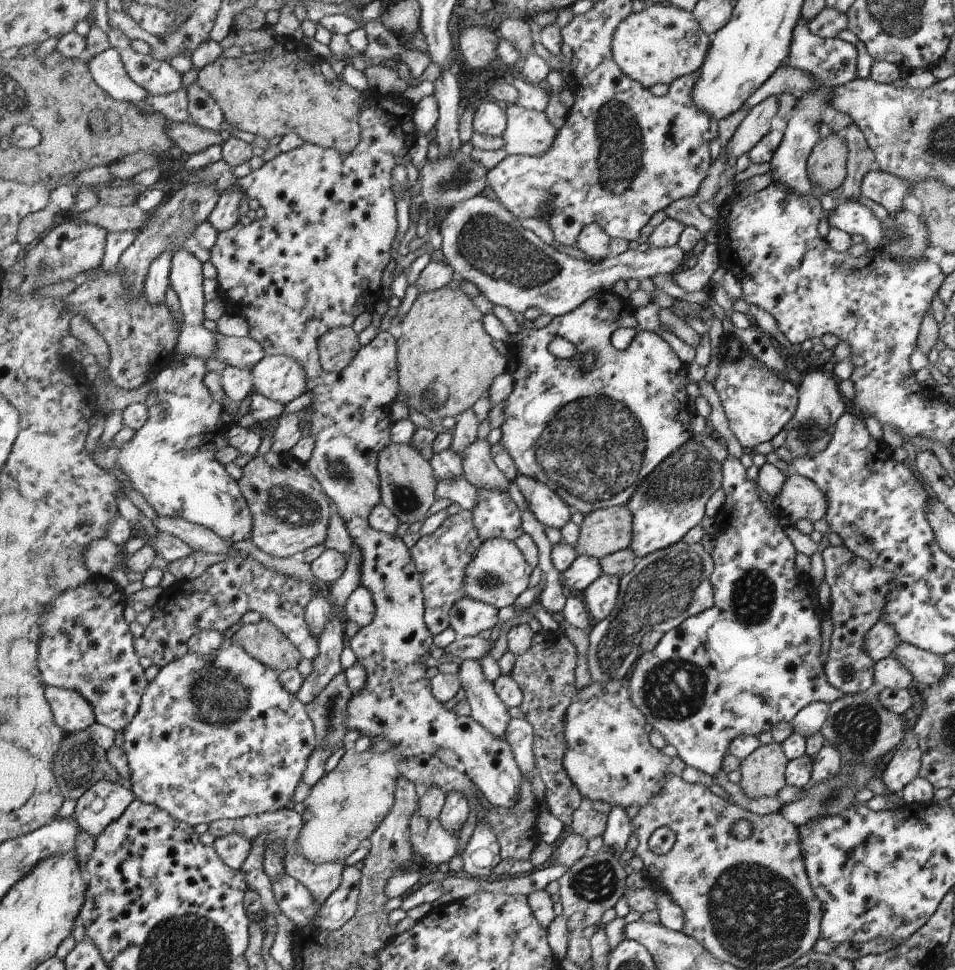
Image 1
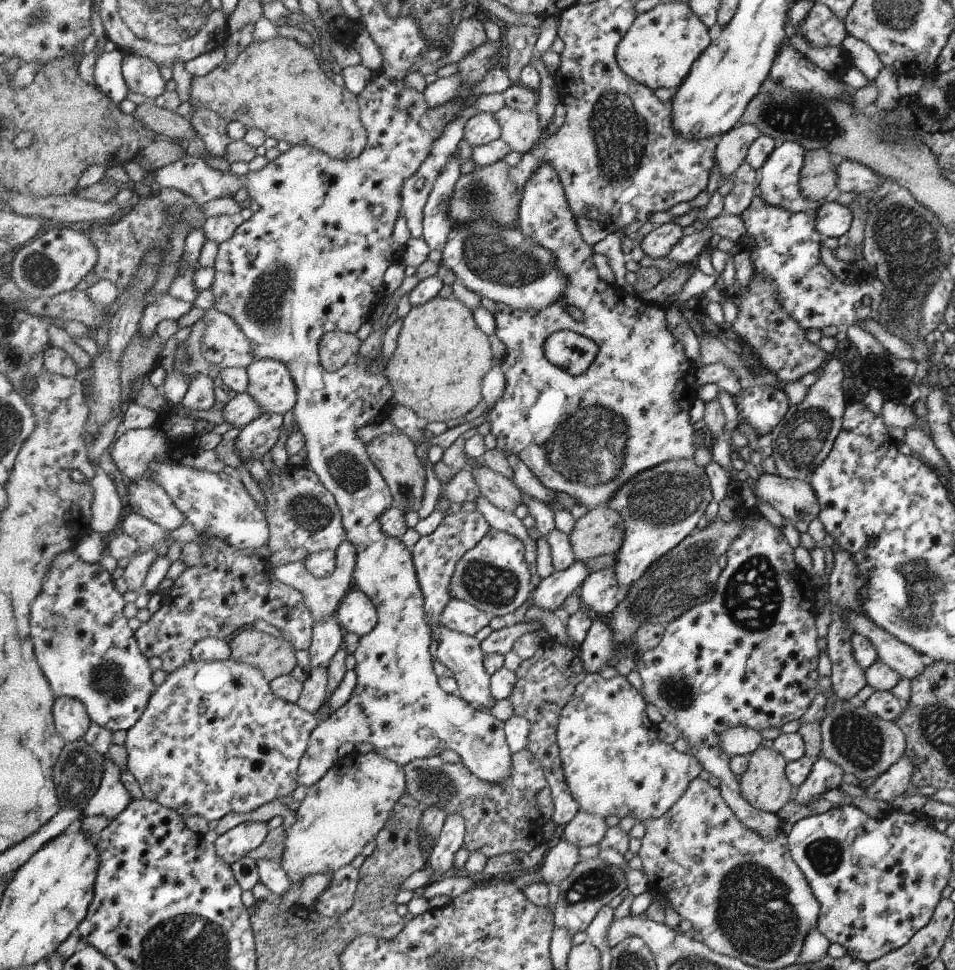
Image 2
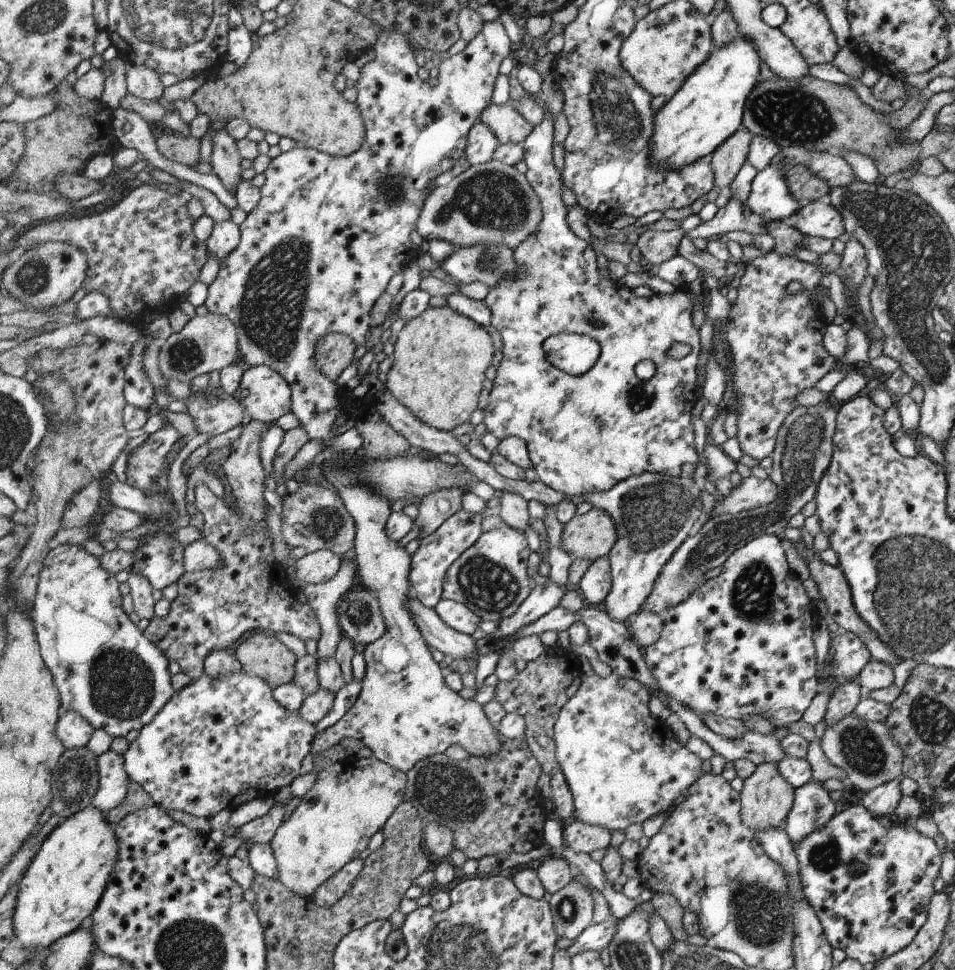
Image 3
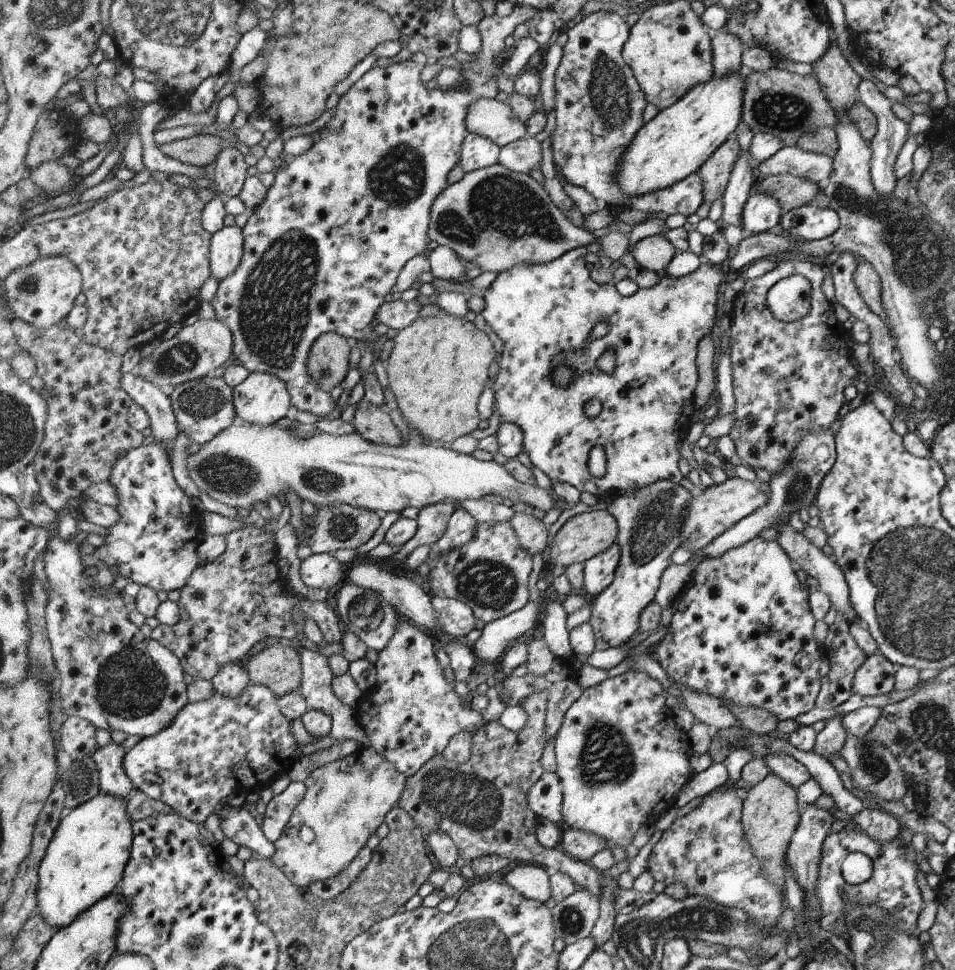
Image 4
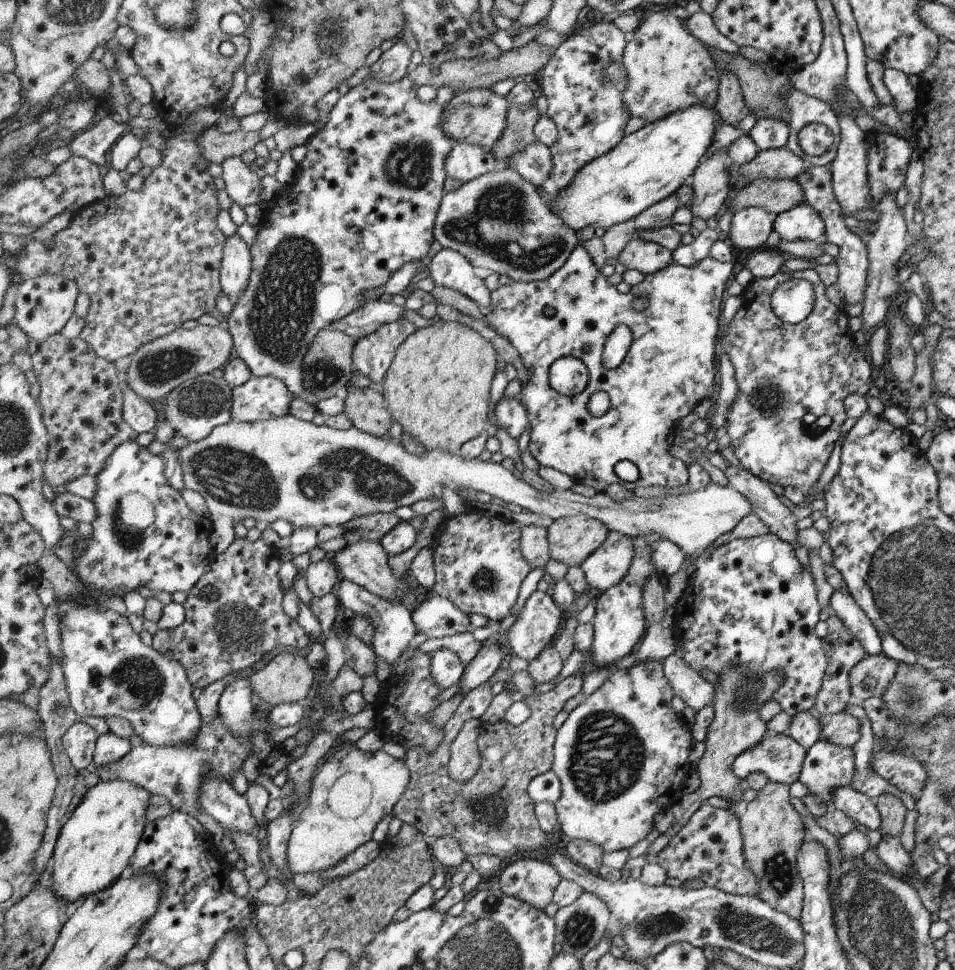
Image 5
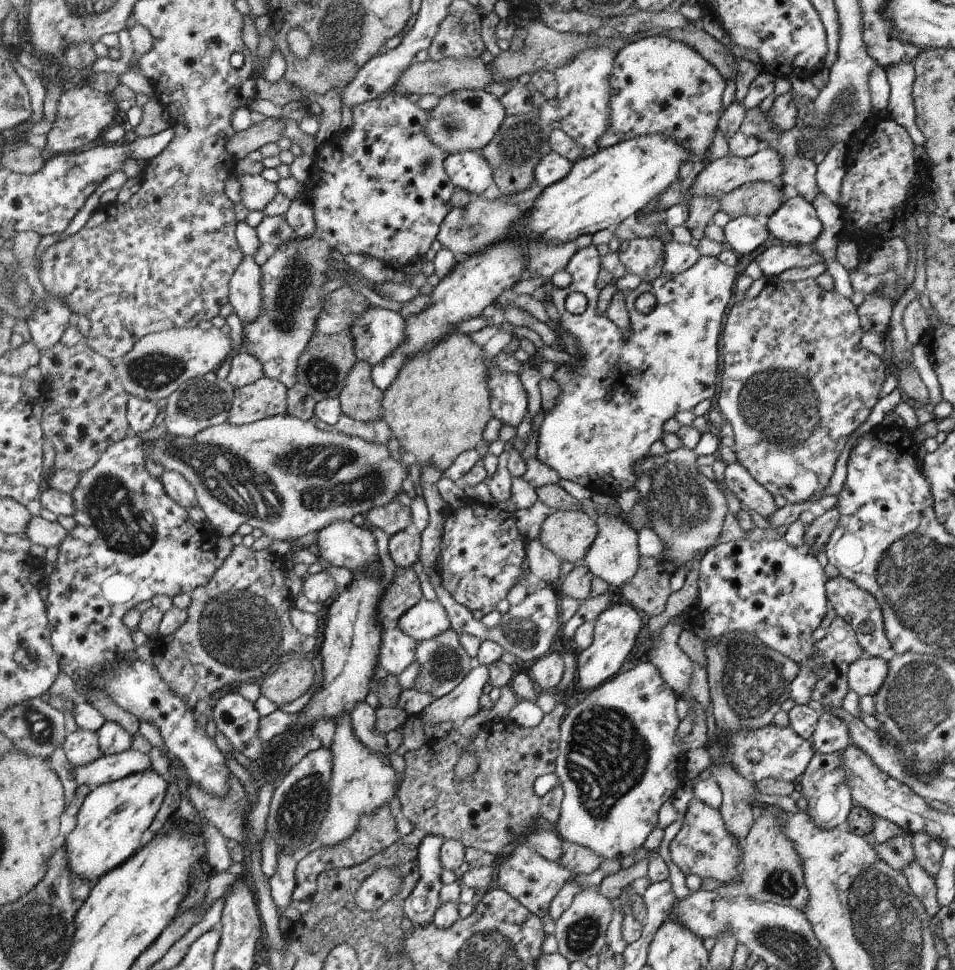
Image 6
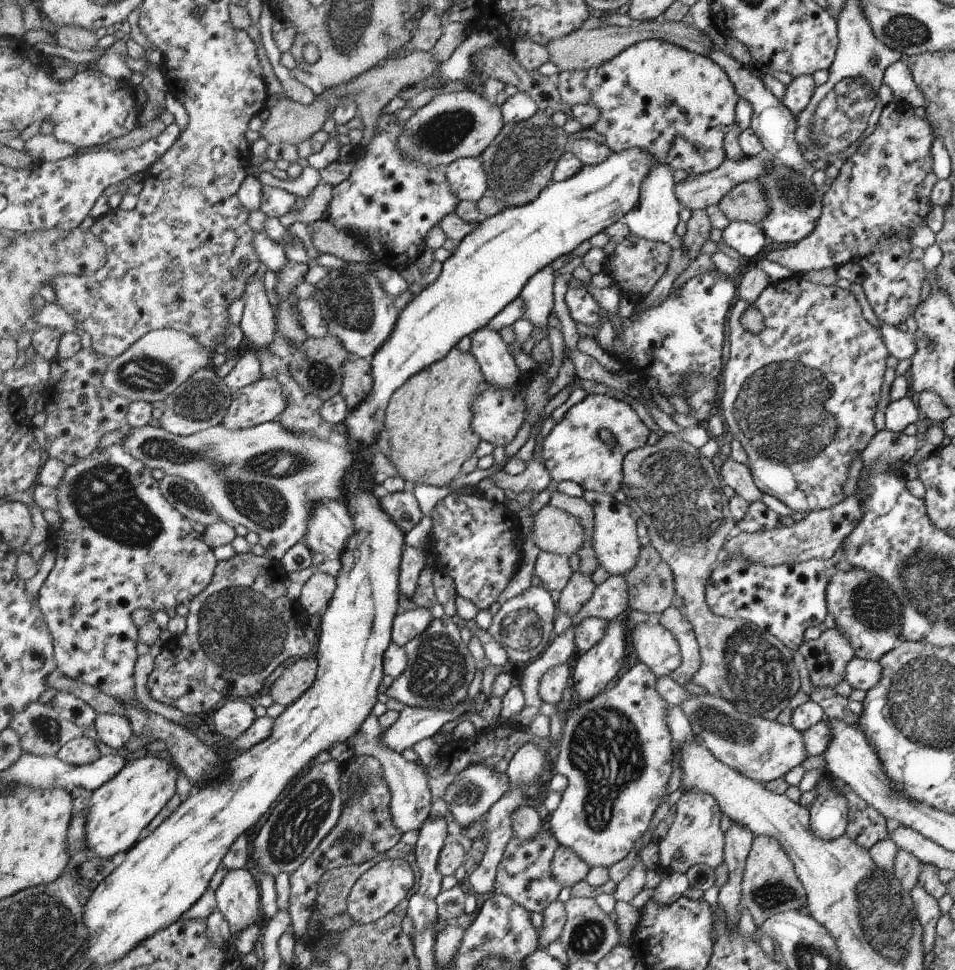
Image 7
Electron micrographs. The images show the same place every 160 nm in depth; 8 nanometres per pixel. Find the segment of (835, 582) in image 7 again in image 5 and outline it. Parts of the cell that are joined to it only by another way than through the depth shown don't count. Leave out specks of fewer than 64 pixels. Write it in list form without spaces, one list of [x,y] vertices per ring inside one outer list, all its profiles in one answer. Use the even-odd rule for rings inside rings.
[[[843,585],[835,587],[830,602],[830,610],[843,620],[846,628],[858,639],[868,655],[879,655],[883,652],[881,649],[883,642],[876,625],[846,587]]]

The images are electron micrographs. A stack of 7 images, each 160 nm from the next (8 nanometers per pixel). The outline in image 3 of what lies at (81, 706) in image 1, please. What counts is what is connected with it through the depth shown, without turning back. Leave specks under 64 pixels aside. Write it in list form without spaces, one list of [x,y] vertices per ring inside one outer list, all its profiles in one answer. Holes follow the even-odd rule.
[[[69,711],[61,717],[59,735],[67,749],[88,747],[97,729],[82,713]]]

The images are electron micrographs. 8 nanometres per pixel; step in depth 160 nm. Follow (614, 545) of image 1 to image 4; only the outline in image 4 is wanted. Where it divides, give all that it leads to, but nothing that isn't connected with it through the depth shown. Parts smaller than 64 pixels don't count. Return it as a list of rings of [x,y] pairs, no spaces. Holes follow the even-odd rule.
[[[606,509],[592,510],[570,517],[552,538],[552,562],[566,567],[572,566],[573,563],[584,563],[610,548],[610,545],[616,542],[618,533],[617,519]]]

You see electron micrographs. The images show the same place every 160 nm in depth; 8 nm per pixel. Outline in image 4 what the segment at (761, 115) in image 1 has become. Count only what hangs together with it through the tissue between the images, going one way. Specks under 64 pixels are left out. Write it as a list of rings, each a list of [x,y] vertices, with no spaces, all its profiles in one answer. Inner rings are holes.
[[[736,136],[726,139],[713,155],[697,170],[702,179],[703,200],[714,202],[725,193],[733,166],[742,152]]]

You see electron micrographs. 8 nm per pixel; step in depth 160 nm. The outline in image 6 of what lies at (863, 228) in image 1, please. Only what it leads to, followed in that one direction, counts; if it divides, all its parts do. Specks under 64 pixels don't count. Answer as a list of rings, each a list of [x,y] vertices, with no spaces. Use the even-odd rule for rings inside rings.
[[[788,188],[786,200],[768,219],[772,236],[786,245],[813,244],[822,230],[822,223],[812,202]]]

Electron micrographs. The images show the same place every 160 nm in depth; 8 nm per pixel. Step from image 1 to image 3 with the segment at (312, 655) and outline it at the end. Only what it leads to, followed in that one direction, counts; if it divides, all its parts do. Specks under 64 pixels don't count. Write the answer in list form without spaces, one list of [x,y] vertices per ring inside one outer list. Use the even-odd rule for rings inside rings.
[[[247,420],[244,425],[242,436],[234,444],[234,452],[222,464],[222,470],[236,499],[237,511],[231,511],[223,498],[214,495],[206,481],[200,481],[195,488],[193,509],[204,515],[205,522],[202,539],[218,549],[221,564],[216,568],[186,571],[177,582],[178,596],[174,600],[173,611],[166,618],[156,616],[145,631],[146,636],[166,652],[170,660],[176,660],[182,671],[193,680],[205,674],[205,660],[212,650],[226,651],[248,630],[265,630],[269,634],[287,632],[304,642],[308,638],[318,641],[321,635],[321,625],[309,600],[300,588],[296,590],[296,586],[290,586],[286,565],[280,566],[281,562],[276,560],[272,551],[273,539],[266,525],[269,504],[263,495],[266,480],[260,462],[260,434],[270,428],[270,424]]]

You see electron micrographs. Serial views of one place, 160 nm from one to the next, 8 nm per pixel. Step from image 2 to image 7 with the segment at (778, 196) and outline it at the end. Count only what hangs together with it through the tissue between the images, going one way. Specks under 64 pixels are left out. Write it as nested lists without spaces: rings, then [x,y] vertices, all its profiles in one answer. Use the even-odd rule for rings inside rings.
[[[730,221],[723,230],[723,242],[734,248],[740,256],[754,258],[766,244],[766,238],[758,226],[748,221]]]

